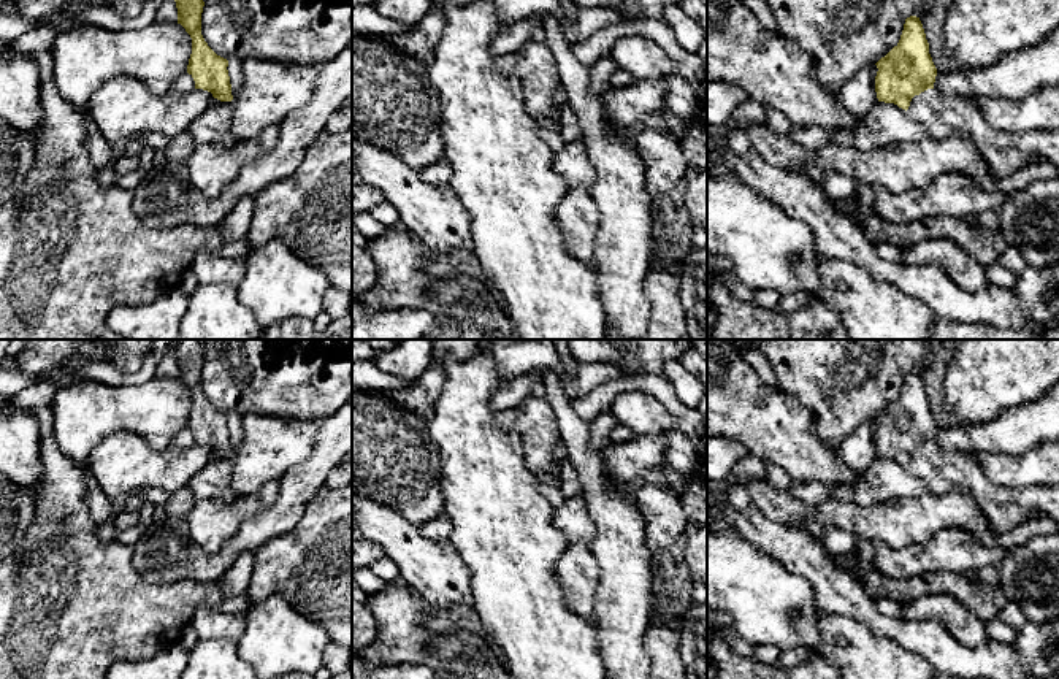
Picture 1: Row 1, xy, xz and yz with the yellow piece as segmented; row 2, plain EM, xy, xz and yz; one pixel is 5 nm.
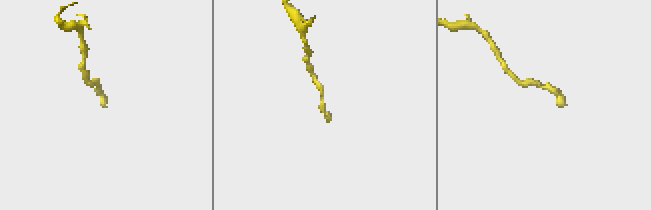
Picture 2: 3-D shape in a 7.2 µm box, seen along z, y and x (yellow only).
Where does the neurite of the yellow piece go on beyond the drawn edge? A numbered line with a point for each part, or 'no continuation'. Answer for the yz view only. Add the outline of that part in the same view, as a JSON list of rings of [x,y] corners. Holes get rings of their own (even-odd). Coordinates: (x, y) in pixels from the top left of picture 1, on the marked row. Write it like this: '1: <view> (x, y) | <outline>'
1: yz (953, 116) | [[[927,89],[915,95],[907,113],[923,124],[929,136],[972,140],[999,176],[1010,176],[1026,167],[1032,155],[1059,167],[1059,132],[1030,130],[1007,132],[988,124],[983,113],[967,98],[942,95]]]

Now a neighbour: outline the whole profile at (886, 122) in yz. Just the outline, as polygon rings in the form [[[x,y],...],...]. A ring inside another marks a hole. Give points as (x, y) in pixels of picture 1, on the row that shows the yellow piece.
[[[877,102],[856,129],[840,127],[834,141],[853,141],[859,149],[872,149],[891,143],[916,143],[927,138],[923,124],[894,103]]]

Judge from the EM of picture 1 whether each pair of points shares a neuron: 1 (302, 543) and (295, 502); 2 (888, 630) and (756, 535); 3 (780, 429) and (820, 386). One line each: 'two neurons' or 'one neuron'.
1: two neurons
2: one neuron
3: two neurons

